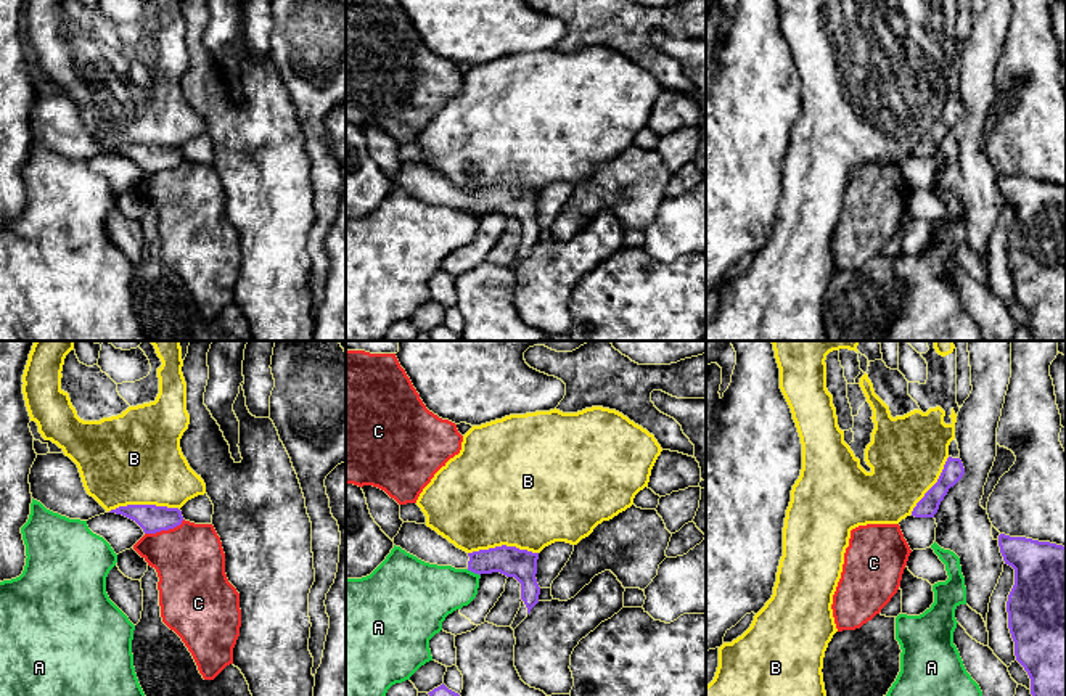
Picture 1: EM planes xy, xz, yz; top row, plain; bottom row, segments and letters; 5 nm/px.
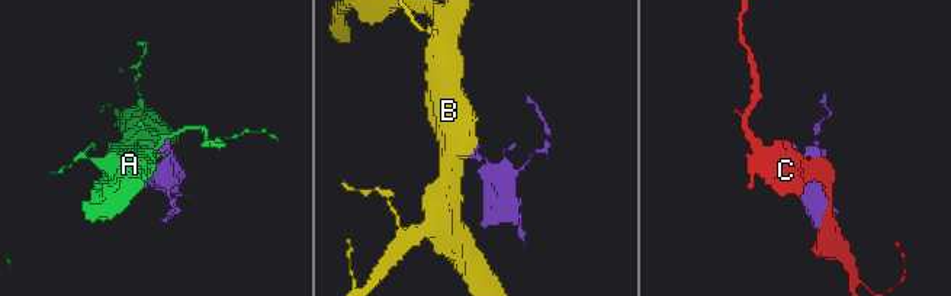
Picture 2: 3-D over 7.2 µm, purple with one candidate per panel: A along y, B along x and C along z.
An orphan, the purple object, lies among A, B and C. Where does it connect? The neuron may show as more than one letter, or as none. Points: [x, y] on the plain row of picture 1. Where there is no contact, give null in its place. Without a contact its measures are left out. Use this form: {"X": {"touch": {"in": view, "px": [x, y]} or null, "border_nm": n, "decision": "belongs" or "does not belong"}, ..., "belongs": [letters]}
{"A": {"touch": {"in": "xz", "px": [473, 211]}, "border_nm": 80, "decision": "does not belong"}, "B": {"touch": {"in": "xy", "px": [143, 145]}, "border_nm": 360, "decision": "does not belong"}, "C": {"touch": {"in": "xy", "px": [164, 169]}, "border_nm": 220, "decision": "does not belong"}, "belongs": []}

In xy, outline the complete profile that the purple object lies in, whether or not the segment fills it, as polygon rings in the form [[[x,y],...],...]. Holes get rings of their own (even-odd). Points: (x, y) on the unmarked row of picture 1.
[[[127,145],[111,149],[109,153],[122,154],[135,161],[145,174],[169,170],[180,166],[183,161],[178,148],[156,145]]]

